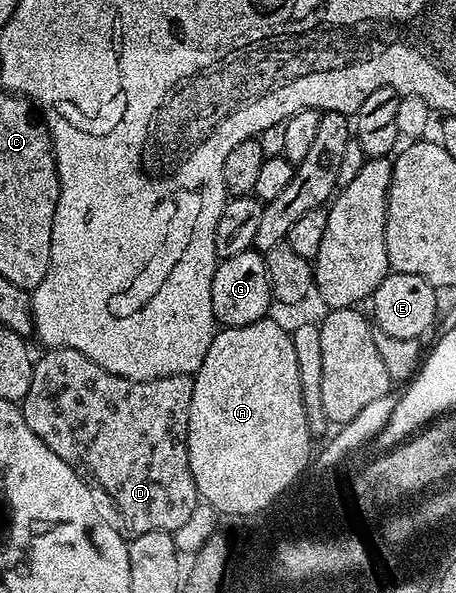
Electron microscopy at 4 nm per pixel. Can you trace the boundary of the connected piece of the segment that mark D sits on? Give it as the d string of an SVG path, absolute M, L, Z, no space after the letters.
M50 348L41 351L41 356L35 357L32 366L32 377L30 378L30 390L26 390L22 401L22 411L26 418L26 426L30 426L30 430L34 430L34 434L43 444L50 446L50 450L54 450L54 454L58 454L58 458L62 458L62 462L66 462L66 466L70 466L82 477L85 481L91 482L97 489L101 488L110 499L116 503L116 508L120 511L120 516L124 519L123 527L129 528L129 533L132 536L141 536L142 534L150 534L151 532L171 532L173 534L179 533L179 528L184 528L192 520L192 515L196 512L196 500L198 504L198 493L196 490L196 483L192 477L192 471L190 470L190 462L188 461L188 419L190 418L190 402L192 401L192 376L167 376L166 378L158 378L157 380L131 380L130 378L122 378L118 374L110 374L109 368L103 368L98 366L98 362L90 362L90 358L86 358L86 354L82 354L78 350L73 348Z

